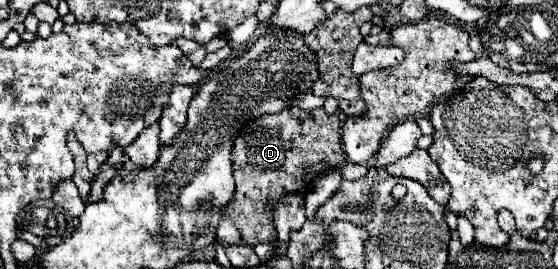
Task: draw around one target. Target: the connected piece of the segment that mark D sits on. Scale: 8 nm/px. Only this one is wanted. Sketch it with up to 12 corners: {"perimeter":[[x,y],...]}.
{"perimeter":[[340,115],[258,117],[232,149],[224,213],[274,243],[270,209],[346,163]]}

